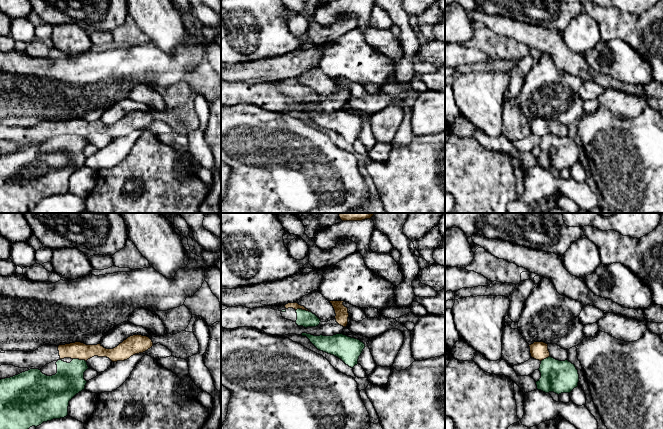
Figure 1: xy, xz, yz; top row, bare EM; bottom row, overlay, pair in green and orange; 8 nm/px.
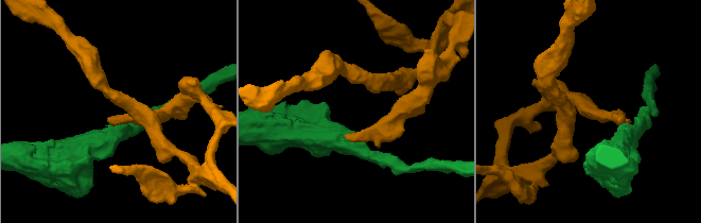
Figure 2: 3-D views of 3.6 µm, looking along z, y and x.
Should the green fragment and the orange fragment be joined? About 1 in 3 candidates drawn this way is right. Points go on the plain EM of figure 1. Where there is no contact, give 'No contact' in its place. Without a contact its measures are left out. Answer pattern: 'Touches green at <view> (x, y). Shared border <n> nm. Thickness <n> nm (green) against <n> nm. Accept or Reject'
Touches green at xz (303, 86). Shared border 120 nm. Thickness 130 nm (green) against 50 nm. Accept

